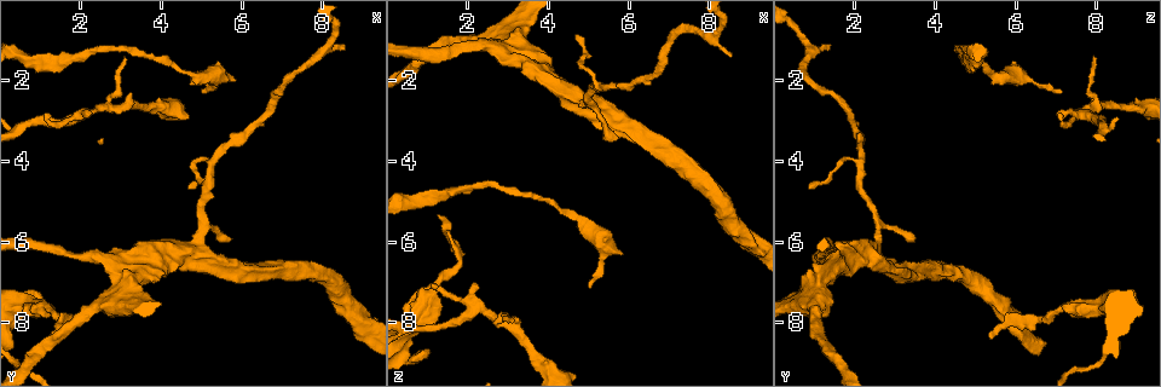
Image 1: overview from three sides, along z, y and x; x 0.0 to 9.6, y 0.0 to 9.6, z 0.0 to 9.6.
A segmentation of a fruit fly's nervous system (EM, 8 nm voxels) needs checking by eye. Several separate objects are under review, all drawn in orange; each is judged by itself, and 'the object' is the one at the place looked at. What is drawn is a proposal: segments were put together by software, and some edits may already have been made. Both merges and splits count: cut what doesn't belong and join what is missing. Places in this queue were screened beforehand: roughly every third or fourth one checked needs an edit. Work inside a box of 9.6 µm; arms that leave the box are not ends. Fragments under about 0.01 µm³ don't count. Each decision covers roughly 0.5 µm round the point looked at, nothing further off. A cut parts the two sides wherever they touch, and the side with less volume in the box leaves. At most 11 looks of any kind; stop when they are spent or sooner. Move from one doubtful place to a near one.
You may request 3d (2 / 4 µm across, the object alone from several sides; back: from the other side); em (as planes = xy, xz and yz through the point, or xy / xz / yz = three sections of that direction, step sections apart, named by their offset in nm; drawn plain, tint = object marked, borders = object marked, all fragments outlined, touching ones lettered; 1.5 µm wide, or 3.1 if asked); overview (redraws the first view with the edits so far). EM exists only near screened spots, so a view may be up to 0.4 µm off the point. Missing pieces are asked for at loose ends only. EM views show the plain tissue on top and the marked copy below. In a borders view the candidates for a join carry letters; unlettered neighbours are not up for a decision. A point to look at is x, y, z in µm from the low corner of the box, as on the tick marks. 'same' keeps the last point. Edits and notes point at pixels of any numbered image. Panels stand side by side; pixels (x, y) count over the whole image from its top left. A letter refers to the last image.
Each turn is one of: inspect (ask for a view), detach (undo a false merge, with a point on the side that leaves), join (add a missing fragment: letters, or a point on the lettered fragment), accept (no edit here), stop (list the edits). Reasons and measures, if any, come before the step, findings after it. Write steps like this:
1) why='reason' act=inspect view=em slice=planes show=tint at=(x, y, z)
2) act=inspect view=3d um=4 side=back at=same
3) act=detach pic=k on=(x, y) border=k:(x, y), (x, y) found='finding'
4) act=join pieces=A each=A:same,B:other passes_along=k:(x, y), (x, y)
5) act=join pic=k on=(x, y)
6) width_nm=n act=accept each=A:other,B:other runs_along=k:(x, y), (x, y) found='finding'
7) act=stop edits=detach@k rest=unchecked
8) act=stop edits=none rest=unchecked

why='end of a long branch' act=inspect view=3d um=4 at=(1.25, 8.35, 5.35)

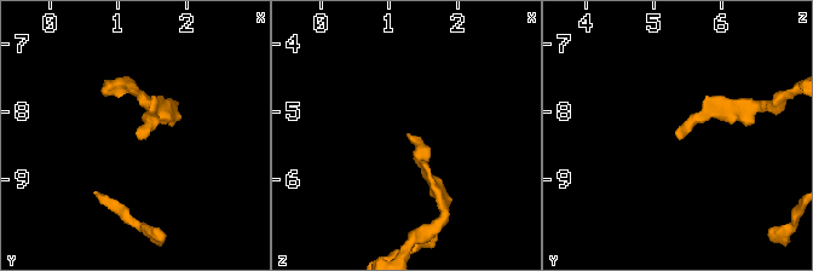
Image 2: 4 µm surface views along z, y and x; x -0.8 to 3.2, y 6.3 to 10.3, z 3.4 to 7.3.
act=inspect view=em slice=xz step=8 show=tint at=(1.25, 8.30, 5.35)

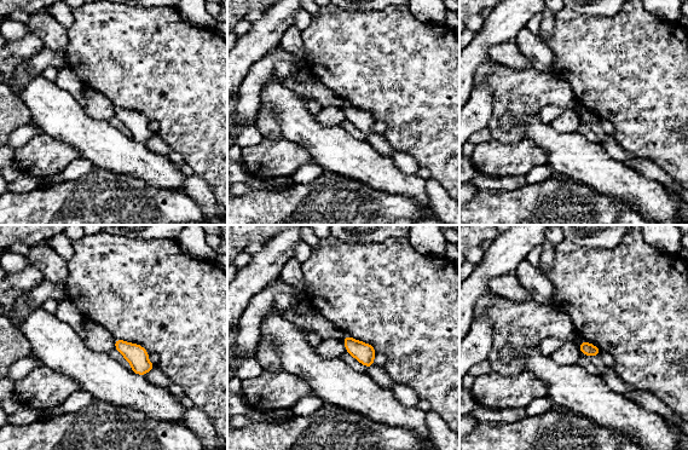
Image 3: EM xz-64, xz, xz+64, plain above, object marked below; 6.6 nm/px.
why='another direction' act=inspect view=em slice=planes show=borders at=same

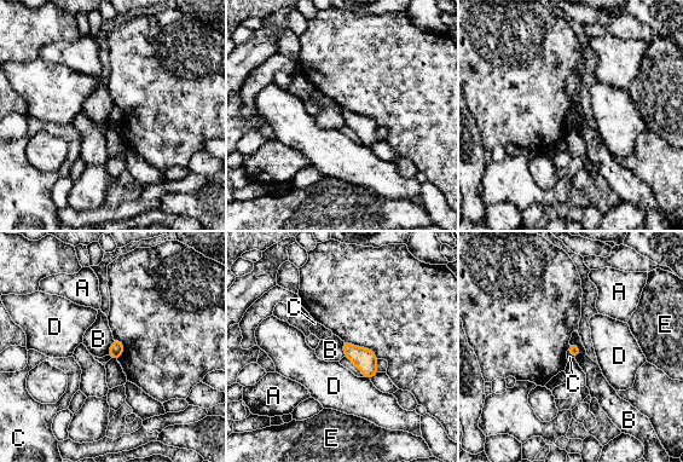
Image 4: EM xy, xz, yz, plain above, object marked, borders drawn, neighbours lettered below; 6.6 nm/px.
act=accept each=A:other,B:other,C:other,D:other,E:other found='none of them fits'

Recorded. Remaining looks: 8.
why='an open end' act=inspect view=3d um=2 at=(1.05, 2.80, 7.15)

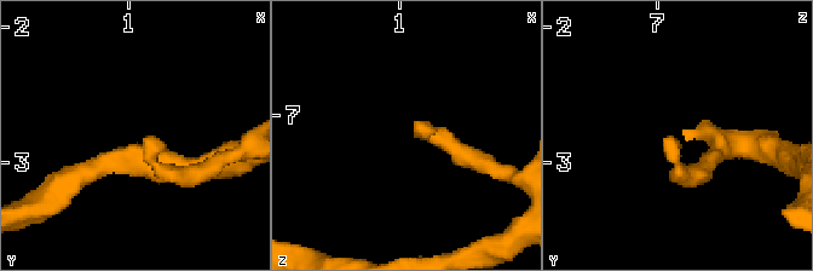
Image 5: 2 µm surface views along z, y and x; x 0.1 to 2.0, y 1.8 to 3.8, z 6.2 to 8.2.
why='need the tissue' act=inspect view=em slice=planes show=borders at=(1.14, 2.80, 7.06)

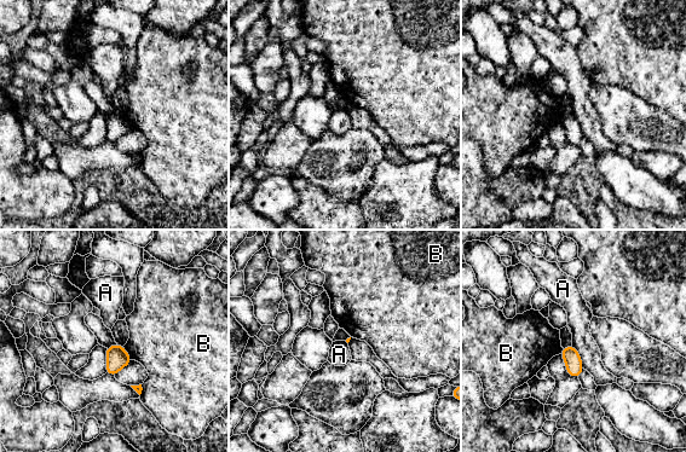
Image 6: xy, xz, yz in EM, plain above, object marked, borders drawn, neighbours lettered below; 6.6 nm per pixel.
act=accept each=A:other,B:other border=6:(122, 347), (132, 359) found='none of them fits'

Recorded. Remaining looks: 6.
act=inspect view=em slice=planes show=borders at=(4.90, 1.90, 5.55)

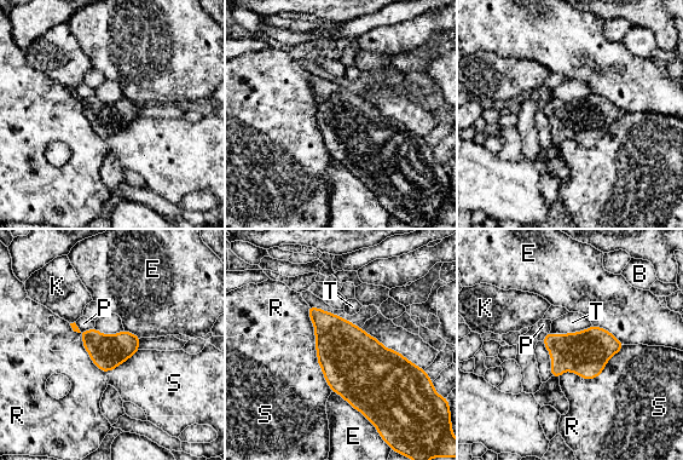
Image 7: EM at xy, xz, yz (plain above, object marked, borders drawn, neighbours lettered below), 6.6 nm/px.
width_nm=220 longest_contact=R:400nm act=accept each=B:other,E:other,K:other,P:other,R:other,S:other,T:other found='continuous, no second neuron'

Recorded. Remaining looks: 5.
why='thin end' act=inspect view=3d um=4 side=back at=(8.50, 1.10, 1.35)

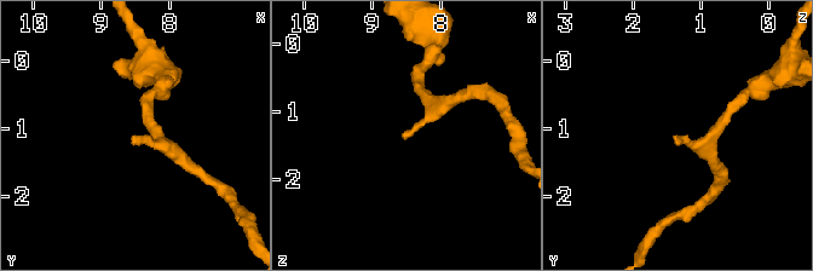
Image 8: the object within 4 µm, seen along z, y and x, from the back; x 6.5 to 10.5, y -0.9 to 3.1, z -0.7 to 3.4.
why='now the EM' act=inspect view=em slice=planes show=borders at=(8.60, 1.10, 1.35)

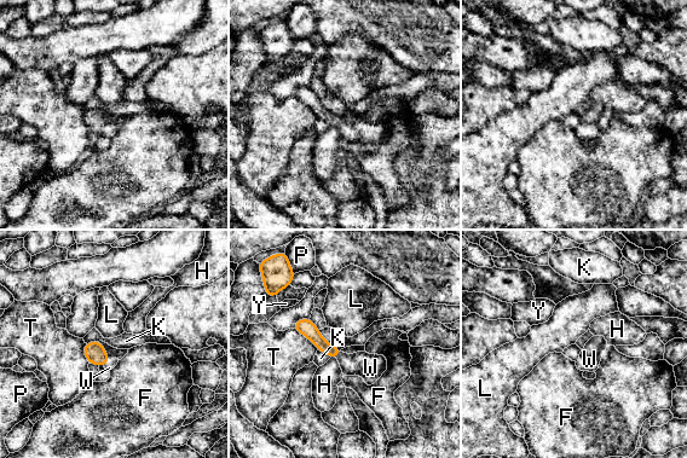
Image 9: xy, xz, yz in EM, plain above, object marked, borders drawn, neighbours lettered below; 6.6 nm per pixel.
act=join pieces=W each=F:other,H:other,K:other,L:other,P:other,T:other,W:same,Y:other passes_along=9:(309, 330), (338, 354), (370, 367) found='it goes on there'

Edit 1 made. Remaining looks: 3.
act=stop edits=join@9 rest=unchecked

